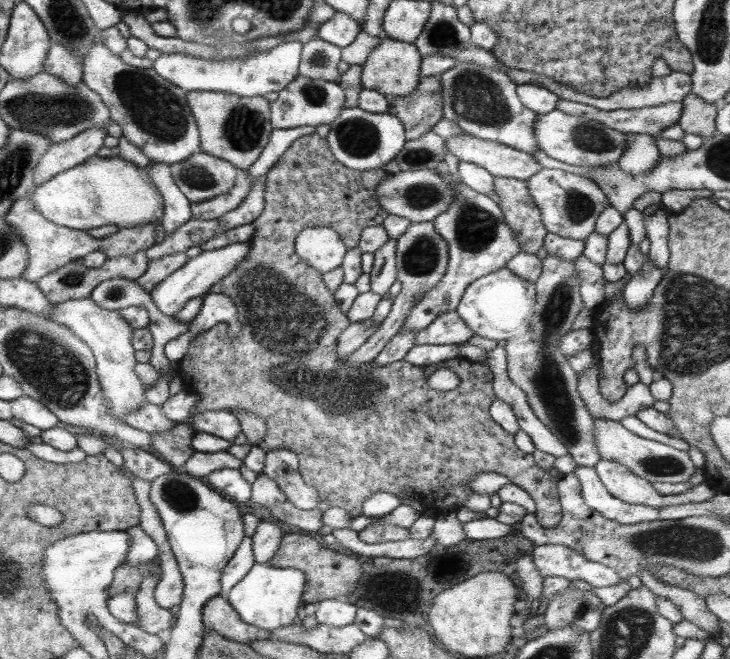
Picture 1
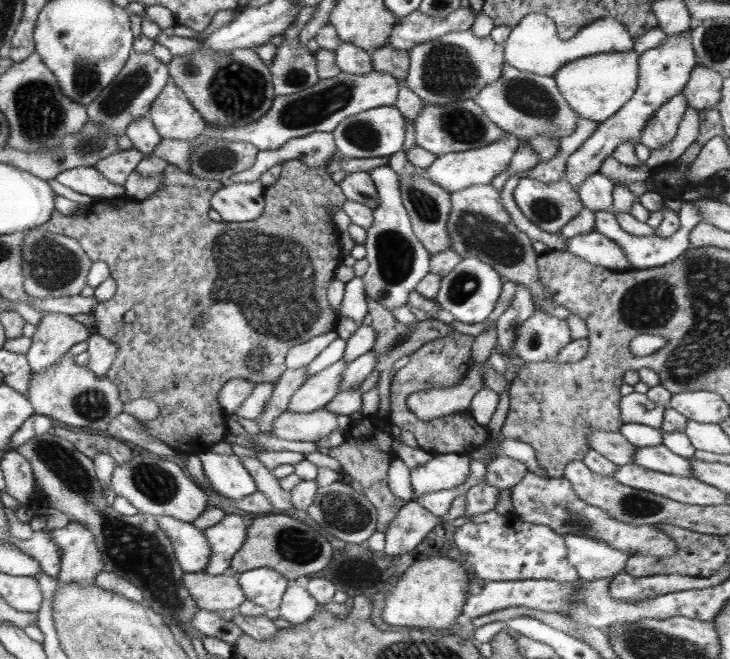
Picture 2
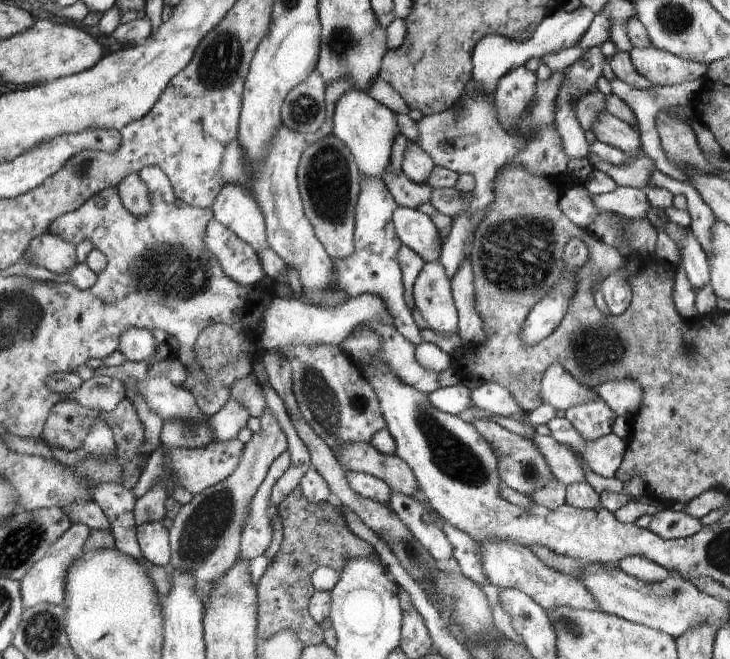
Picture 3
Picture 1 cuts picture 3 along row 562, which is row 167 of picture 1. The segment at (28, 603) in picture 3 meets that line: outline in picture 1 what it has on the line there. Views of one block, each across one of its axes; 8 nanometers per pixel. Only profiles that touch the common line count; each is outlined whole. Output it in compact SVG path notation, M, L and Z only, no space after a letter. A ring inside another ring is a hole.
M106 126L89 128L80 134L75 134L75 137L70 140L50 145L50 148L40 157L40 162L33 172L35 186L96 155L102 148L106 135L108 135Z

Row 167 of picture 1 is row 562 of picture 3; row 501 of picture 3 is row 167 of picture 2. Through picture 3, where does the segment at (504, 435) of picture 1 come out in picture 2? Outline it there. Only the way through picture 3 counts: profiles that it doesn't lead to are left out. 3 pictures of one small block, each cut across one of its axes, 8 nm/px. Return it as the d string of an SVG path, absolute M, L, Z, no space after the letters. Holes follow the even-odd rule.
M334 154L335 163L326 168L310 168L306 163L300 160L282 161L282 172L278 180L269 187L265 187L264 199L265 210L257 220L249 222L232 222L227 223L222 220L212 221L208 217L210 202L212 195L214 195L223 185L219 181L212 179L202 179L195 177L192 173L188 174L176 168L174 164L167 164L164 168L164 175L166 180L162 184L162 189L155 194L148 196L142 201L136 201L129 197L122 196L112 199L98 199L95 200L87 212L74 213L73 216L65 216L55 210L51 214L50 220L39 228L46 230L52 234L62 234L63 236L74 238L84 250L84 253L94 262L100 260L106 262L109 267L111 277L116 281L116 292L110 300L99 302L94 309L93 315L96 318L97 334L108 338L112 343L118 346L118 353L114 357L114 363L109 368L106 378L110 382L114 382L114 386L118 388L119 397L122 402L132 402L137 398L150 398L154 400L158 407L160 407L160 416L154 420L142 421L146 433L150 436L156 437L156 440L166 443L170 448L173 448L179 454L197 455L201 452L210 451L211 446L223 440L228 434L227 415L222 406L218 404L218 393L222 389L222 385L226 381L234 377L244 377L255 383L271 382L275 383L278 377L287 368L285 358L291 346L308 342L314 336L326 334L326 332L333 332L336 329L338 318L340 315L330 306L327 299L327 288L332 279L335 278L335 271L338 266L345 262L340 249L338 240L338 231L334 227L333 219L329 210L333 208L342 208L346 198L342 194L339 184L336 184L331 177L331 173L336 168L336 162L344 158L342 154ZM126 312L134 312L134 320L132 322L124 321L124 314ZM196 318L204 318L202 326L195 326Z

